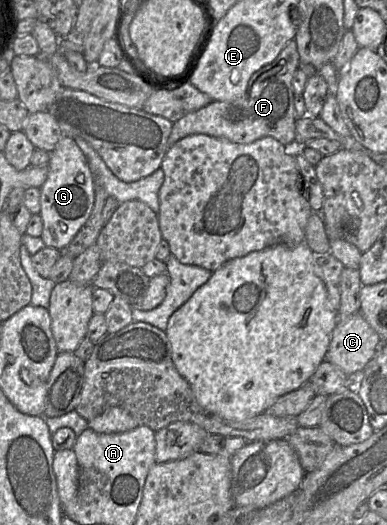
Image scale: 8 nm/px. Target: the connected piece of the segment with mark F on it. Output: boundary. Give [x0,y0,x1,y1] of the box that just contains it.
[168,39,299,148]

